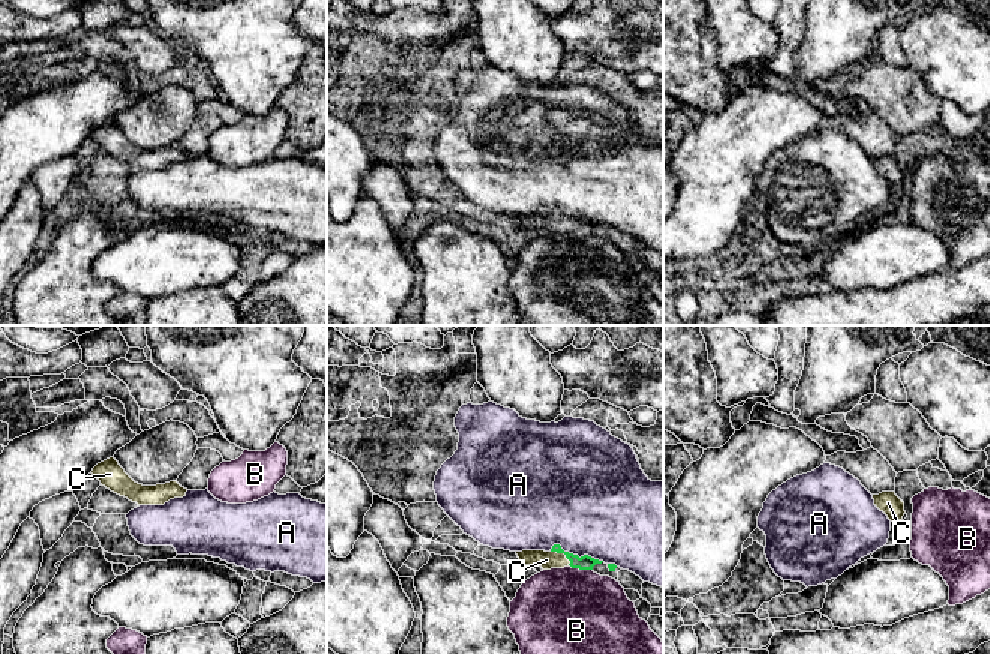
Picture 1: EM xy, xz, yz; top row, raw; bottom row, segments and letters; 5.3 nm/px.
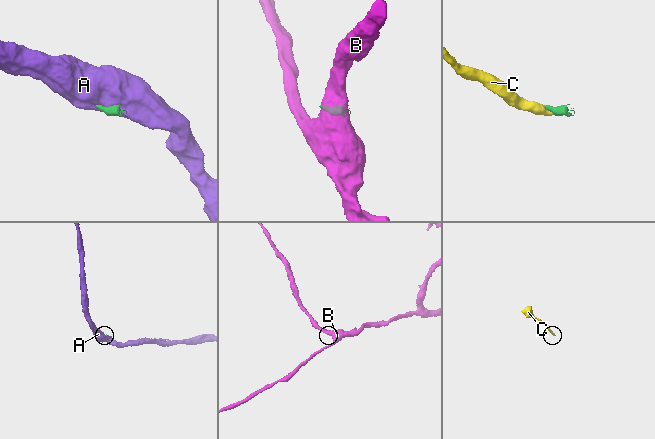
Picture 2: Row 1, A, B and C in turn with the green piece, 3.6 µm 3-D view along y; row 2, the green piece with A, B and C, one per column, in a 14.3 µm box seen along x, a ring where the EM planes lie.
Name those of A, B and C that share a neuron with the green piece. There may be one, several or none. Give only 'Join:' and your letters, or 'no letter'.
Join: C

